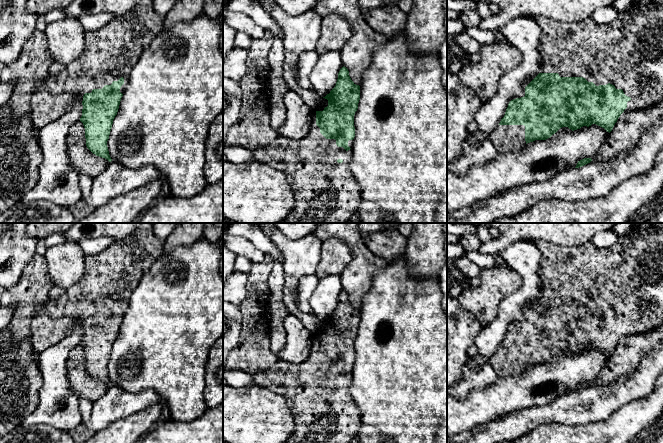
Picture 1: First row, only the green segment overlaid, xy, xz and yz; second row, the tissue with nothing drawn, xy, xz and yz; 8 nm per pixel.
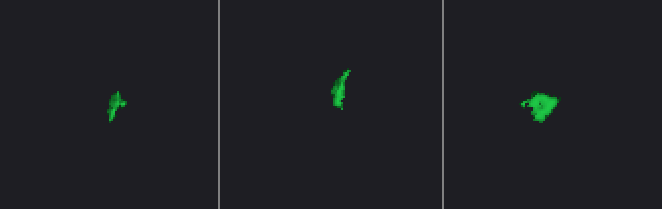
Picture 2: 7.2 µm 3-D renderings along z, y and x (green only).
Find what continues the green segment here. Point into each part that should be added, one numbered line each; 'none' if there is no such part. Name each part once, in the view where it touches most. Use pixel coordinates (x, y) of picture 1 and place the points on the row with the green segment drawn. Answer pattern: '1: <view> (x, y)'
1: yz (628, 53)
2: yz (505, 138)

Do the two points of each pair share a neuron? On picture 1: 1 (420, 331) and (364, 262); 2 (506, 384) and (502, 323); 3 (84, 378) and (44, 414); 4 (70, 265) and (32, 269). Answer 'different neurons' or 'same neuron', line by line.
1: different neurons
2: different neurons
3: different neurons
4: different neurons

